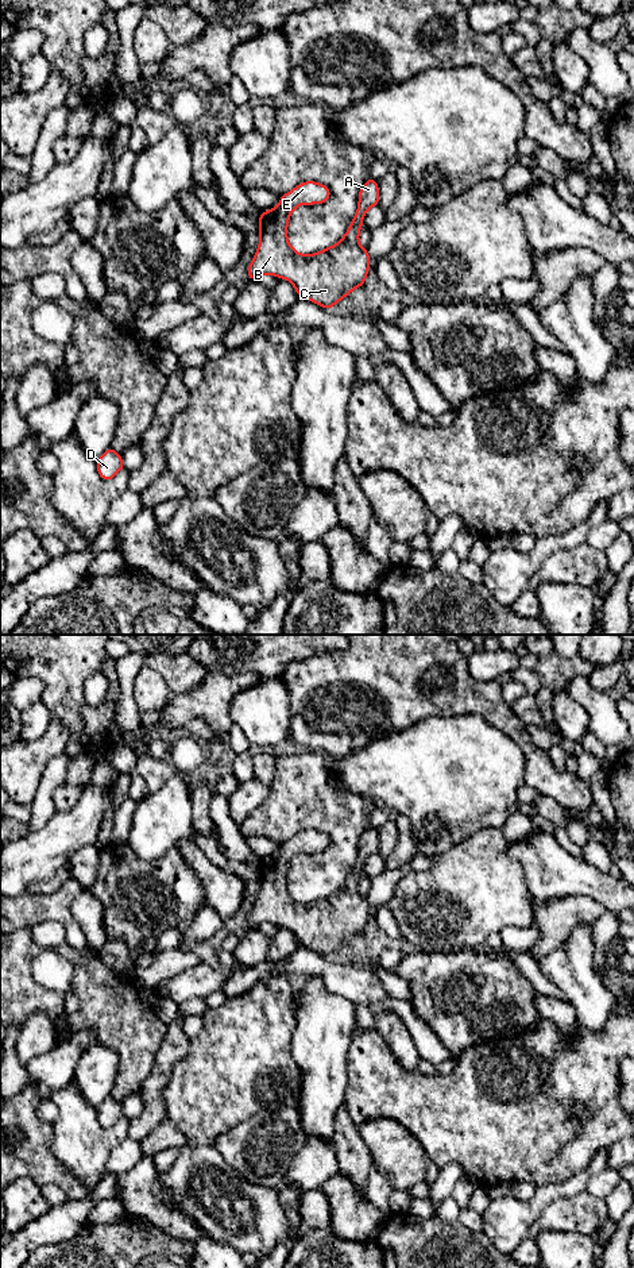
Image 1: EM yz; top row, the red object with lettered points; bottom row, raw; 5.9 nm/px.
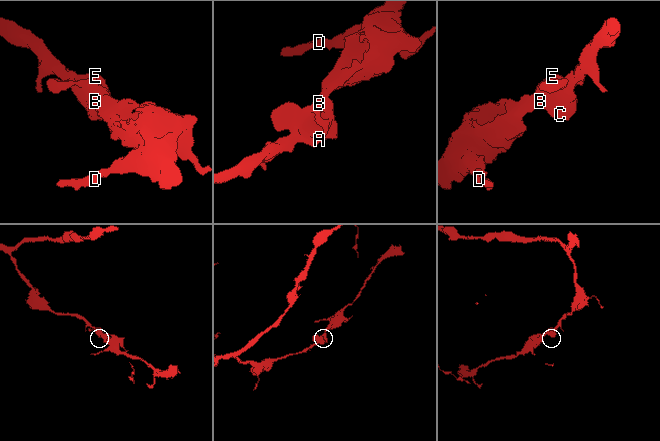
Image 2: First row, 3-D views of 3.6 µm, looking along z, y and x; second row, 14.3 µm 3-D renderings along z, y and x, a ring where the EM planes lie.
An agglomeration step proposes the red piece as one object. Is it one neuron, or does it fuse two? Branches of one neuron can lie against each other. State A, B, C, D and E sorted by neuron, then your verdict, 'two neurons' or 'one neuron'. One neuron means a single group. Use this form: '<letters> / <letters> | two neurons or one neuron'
A B C D E | one neuron

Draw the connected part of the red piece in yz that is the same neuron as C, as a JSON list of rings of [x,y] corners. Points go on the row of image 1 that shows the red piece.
[[[368,178],[360,188],[356,215],[339,243],[310,255],[299,254],[289,244],[290,213],[298,205],[322,204],[329,197],[328,186],[308,181],[282,194],[277,208],[260,213],[259,248],[247,270],[250,281],[260,274],[286,278],[298,296],[326,309],[364,284],[370,254],[359,243],[359,231],[366,212],[379,204],[376,180]]]

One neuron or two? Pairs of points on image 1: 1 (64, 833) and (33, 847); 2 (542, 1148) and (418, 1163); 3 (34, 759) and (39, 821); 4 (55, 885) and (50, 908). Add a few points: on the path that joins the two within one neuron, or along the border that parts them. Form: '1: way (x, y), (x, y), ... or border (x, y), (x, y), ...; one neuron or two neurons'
1: way (55, 841), (50, 847), (41, 847); one neuron
2: border (413, 1134), (432, 1161); two neurons
3: border (49, 759), (35, 797), (30, 804); two neurons
4: border (70, 875), (53, 893), (33, 894), (29, 890); two neurons

